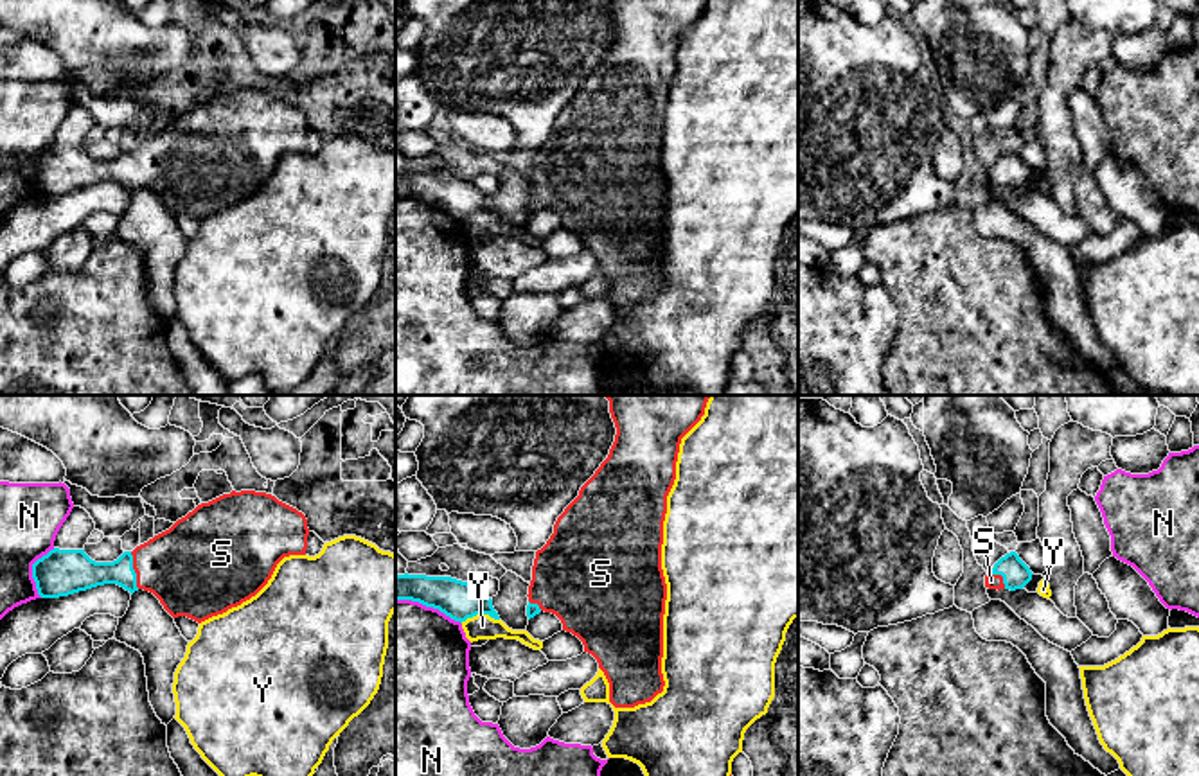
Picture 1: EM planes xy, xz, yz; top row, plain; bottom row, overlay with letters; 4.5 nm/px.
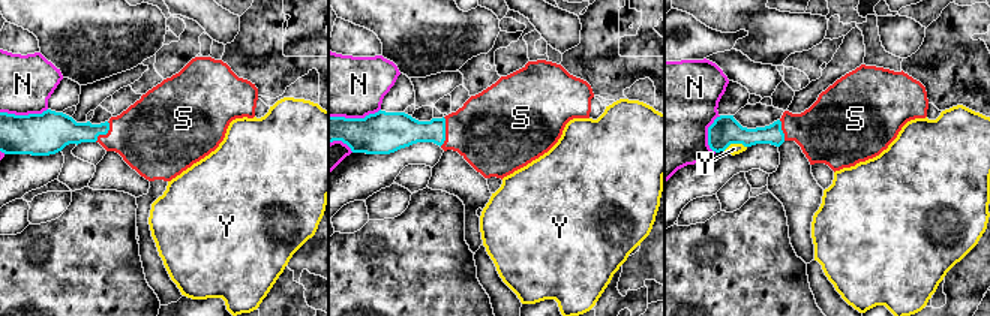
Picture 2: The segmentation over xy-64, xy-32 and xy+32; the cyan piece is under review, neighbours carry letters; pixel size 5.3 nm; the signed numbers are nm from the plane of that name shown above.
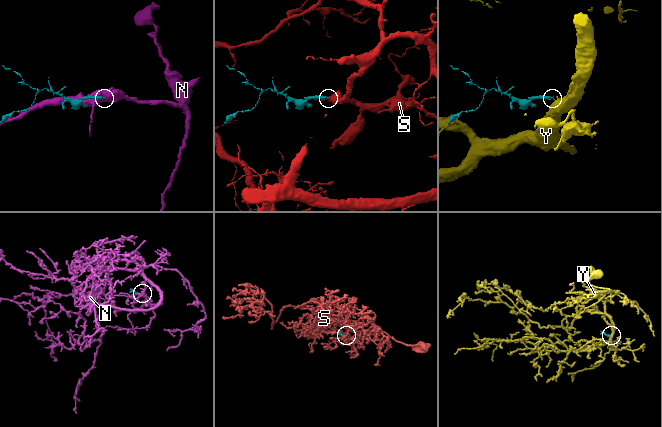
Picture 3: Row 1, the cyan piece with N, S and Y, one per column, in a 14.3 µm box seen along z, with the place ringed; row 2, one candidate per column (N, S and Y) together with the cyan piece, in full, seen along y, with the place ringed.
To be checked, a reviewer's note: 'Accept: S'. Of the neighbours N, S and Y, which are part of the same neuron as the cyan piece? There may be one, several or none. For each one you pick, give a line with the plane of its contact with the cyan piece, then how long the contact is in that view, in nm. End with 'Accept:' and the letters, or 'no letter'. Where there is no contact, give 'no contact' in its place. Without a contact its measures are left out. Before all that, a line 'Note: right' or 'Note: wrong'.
Note: right
S: xy | 170 nm
Accept: S

